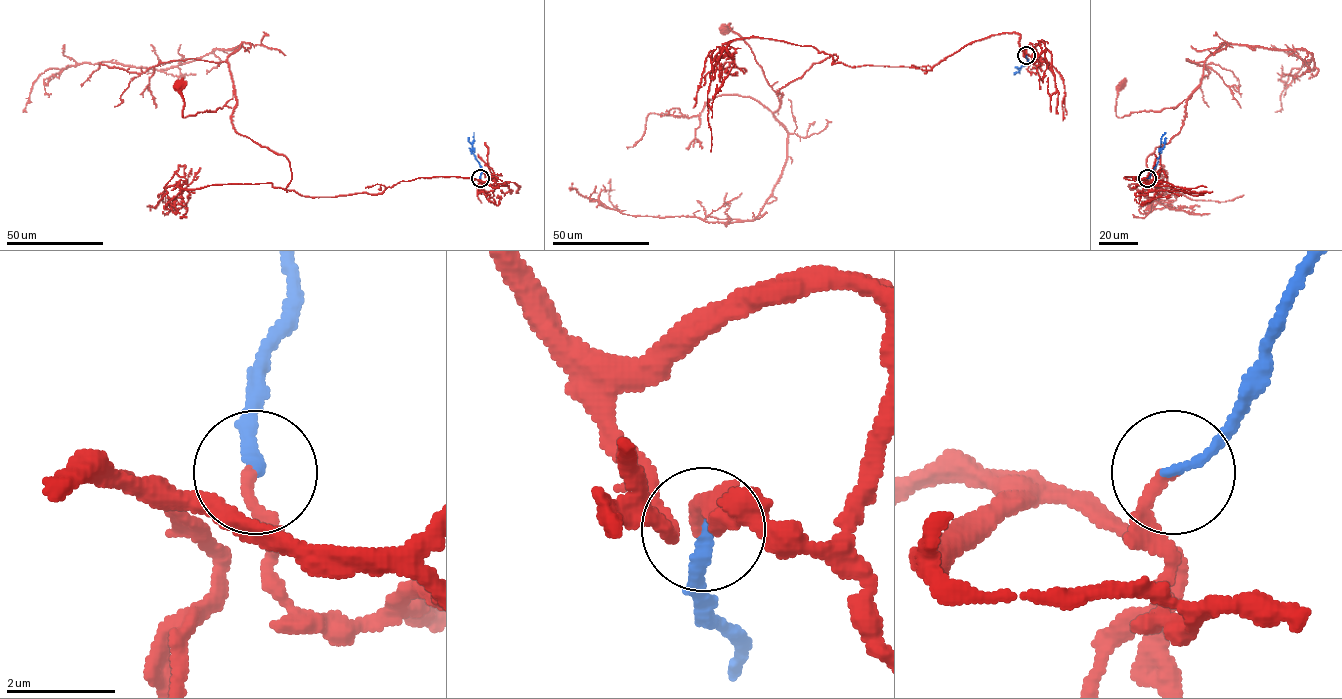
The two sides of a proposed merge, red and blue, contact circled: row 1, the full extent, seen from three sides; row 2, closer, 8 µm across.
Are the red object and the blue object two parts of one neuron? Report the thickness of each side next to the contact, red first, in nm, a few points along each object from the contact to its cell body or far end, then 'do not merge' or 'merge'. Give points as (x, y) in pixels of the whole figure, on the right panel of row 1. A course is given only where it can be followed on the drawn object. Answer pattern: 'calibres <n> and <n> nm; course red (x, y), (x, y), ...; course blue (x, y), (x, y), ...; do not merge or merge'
calibres 200 and 200 nm; course red (1147, 178), (1125, 177), (1162, 193), (1146, 158), (1179, 131), (1192, 91), (1174, 108), (1118, 117), (1119, 85); course blue (1147, 178), (1156, 166), (1161, 138), (1165, 132); merge

